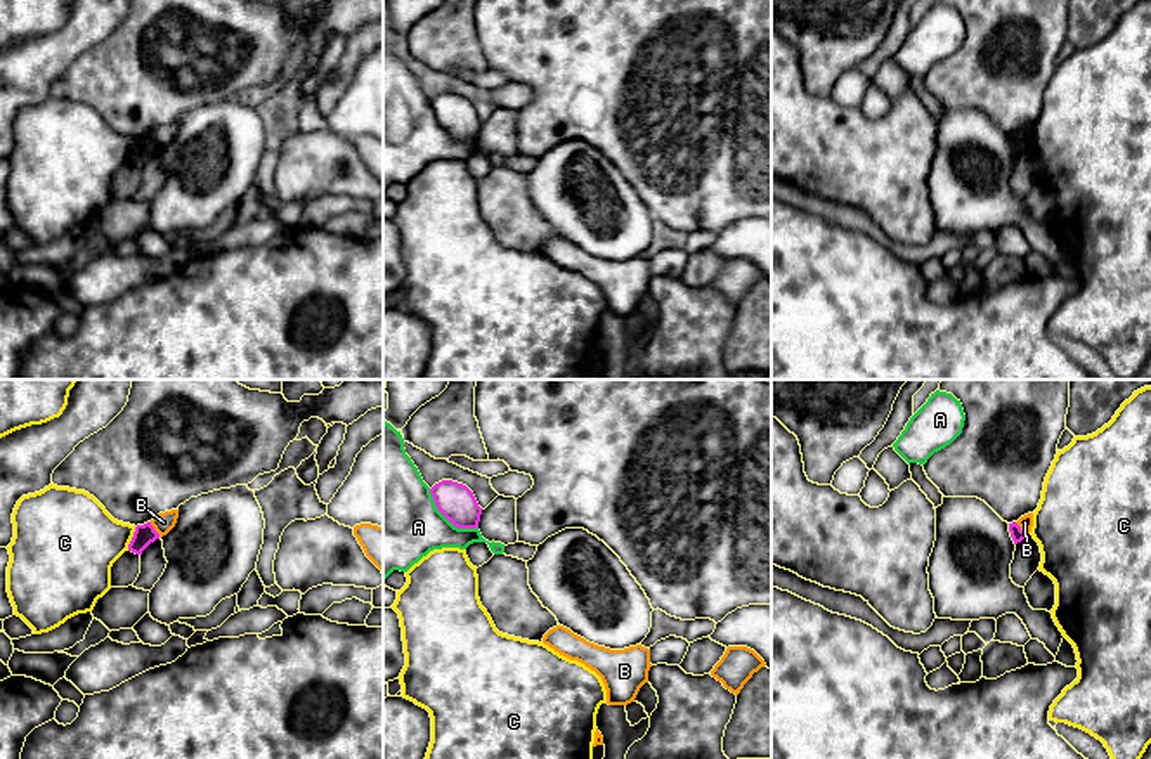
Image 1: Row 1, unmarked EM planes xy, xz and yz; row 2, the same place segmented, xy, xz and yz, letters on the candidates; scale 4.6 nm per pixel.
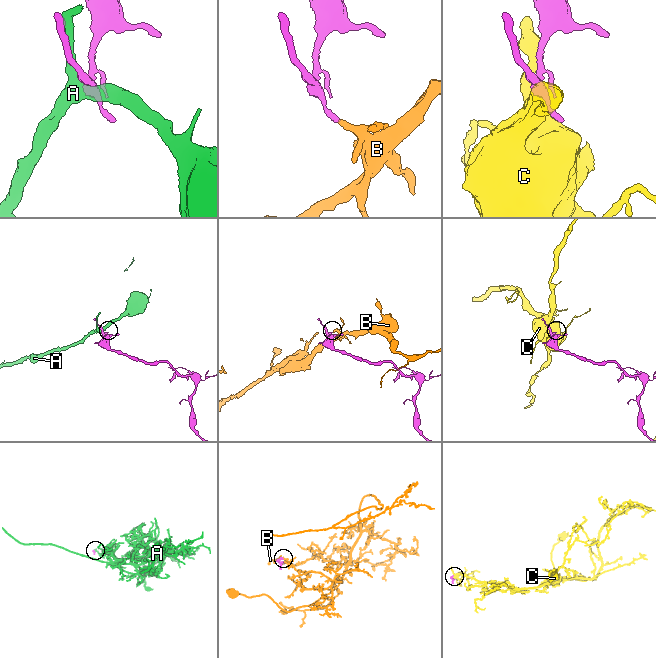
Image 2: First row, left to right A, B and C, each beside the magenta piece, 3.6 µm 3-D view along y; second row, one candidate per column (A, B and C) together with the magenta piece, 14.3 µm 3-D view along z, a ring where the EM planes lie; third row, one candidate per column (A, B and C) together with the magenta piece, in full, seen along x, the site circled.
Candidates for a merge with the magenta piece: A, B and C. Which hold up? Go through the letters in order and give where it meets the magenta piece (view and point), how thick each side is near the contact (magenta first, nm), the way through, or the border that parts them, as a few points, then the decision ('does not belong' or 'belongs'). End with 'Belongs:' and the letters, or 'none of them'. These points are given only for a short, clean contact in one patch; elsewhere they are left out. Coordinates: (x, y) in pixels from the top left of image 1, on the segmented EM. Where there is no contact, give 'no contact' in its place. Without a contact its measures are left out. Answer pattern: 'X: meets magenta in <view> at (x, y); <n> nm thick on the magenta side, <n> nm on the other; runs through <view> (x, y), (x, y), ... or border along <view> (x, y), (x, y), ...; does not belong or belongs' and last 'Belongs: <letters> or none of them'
A: meets magenta in xz at (448, 518); 170 nm thick on the magenta side, 420 nm on the other; does not belong
B: meets magenta in xy at (153, 529); 100 nm thick on the magenta side, 90 nm on the other; border along xy (149, 522), (160, 536); does not belong
C: meets magenta in xy at (132, 539); 100 nm thick on the magenta side, 380 nm on the other; does not belong
Belongs: none of them

